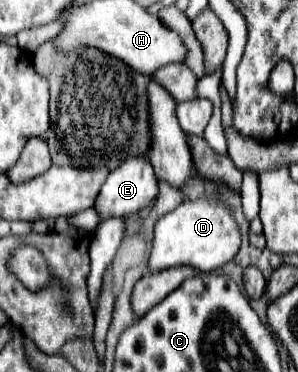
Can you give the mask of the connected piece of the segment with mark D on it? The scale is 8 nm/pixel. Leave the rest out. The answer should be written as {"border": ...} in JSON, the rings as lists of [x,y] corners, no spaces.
{"border":[[[212,199],[184,201],[178,209],[160,217],[154,225],[152,251],[148,259],[148,269],[152,273],[170,269],[170,267],[194,267],[196,271],[208,273],[228,263],[240,247],[240,233],[236,221],[226,205]]]}

